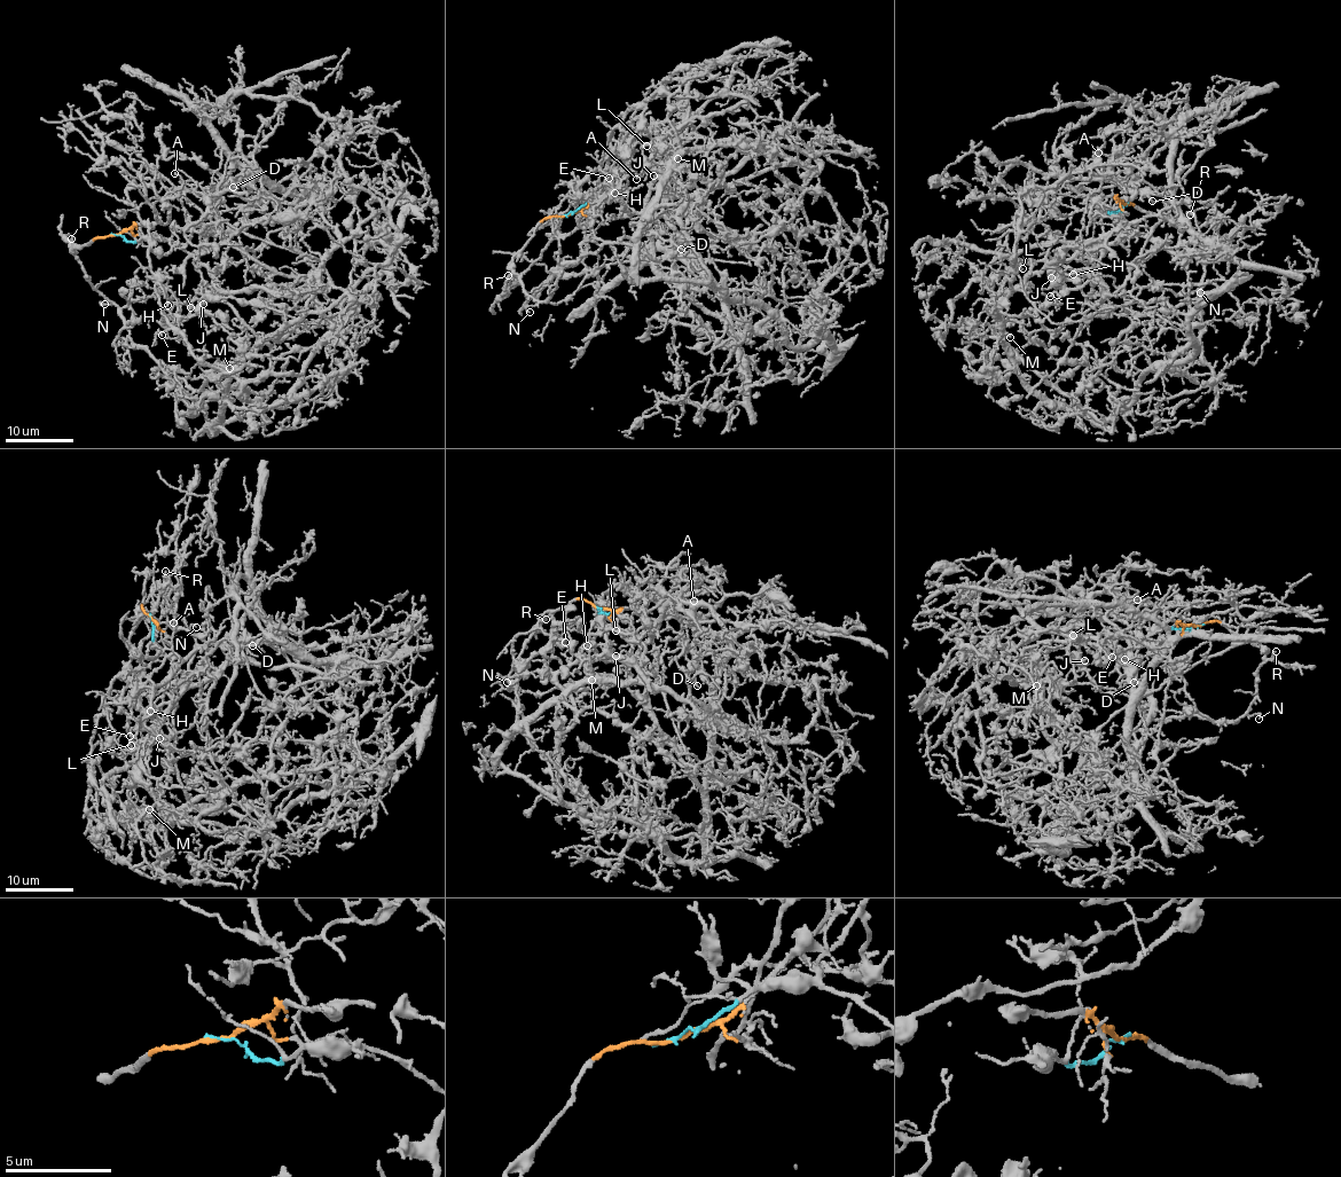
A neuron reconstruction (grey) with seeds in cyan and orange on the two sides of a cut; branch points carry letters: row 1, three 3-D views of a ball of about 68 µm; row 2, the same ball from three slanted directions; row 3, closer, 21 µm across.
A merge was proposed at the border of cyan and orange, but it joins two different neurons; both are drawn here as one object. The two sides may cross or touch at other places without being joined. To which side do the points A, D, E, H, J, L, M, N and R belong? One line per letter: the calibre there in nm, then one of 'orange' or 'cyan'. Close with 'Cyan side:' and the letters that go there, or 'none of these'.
A: calibre 100 nm; cyan
D: calibre 110 nm; cyan
E: calibre 160 nm; cyan
H: calibre 170 nm; cyan
J: calibre 100 nm; orange
L: calibre 120 nm; orange
M: calibre 150 nm; orange
N: calibre 130 nm; orange
R: calibre 130 nm; orange
Cyan side: A, D, E, H

